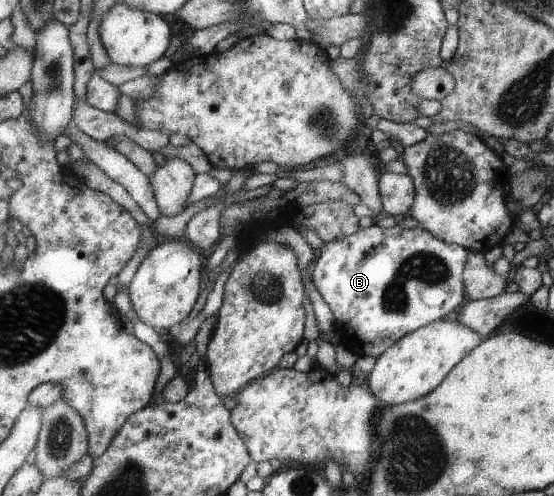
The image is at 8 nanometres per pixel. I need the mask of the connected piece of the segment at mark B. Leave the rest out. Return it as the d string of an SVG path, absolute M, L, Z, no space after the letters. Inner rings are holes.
M373 223L348 238L325 243L317 255L312 273L314 285L334 314L337 328L341 331L340 344L348 346L359 357L374 356L377 359L400 338L446 318L469 300L464 272L470 250L440 240L424 227L407 229L395 225L384 228Z

